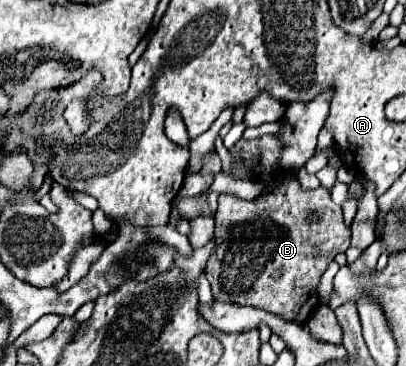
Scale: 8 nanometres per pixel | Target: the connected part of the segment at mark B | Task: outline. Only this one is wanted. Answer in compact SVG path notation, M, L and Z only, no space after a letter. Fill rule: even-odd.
M263 135L259 139L251 141L237 141L231 147L231 155L243 163L245 167L251 169L253 179L261 179L265 183L265 191L261 197L253 201L243 201L233 195L219 195L219 207L215 213L215 237L217 237L217 249L213 251L213 257L209 259L209 265L205 269L205 275L211 283L213 297L217 301L227 301L227 303L239 303L239 305L249 305L257 309L265 309L269 313L277 313L279 317L289 317L289 321L305 323L311 317L311 311L315 311L319 303L317 295L317 285L321 281L321 275L325 273L327 265L335 259L337 253L343 253L349 249L351 241L351 229L343 223L343 211L339 205L331 201L331 195L327 189L317 187L315 191L305 191L289 171L281 171L277 167L277 157L279 157L281 141L275 135ZM315 211L319 215L317 221L309 223L307 215ZM319 245L321 257L313 257L313 247ZM279 271L279 279L273 279L273 273Z

